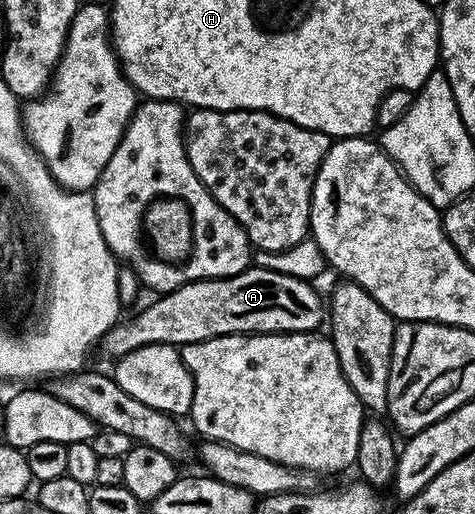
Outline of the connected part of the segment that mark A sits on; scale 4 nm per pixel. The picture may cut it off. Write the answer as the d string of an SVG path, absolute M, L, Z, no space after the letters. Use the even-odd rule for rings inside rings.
M257 266L219 280L194 280L171 292L161 293L127 324L115 324L108 334L102 336L100 352L117 358L149 344L181 346L217 336L313 332L324 324L324 300L318 297L314 287L311 281L292 278L292 274L280 274L276 270Z

